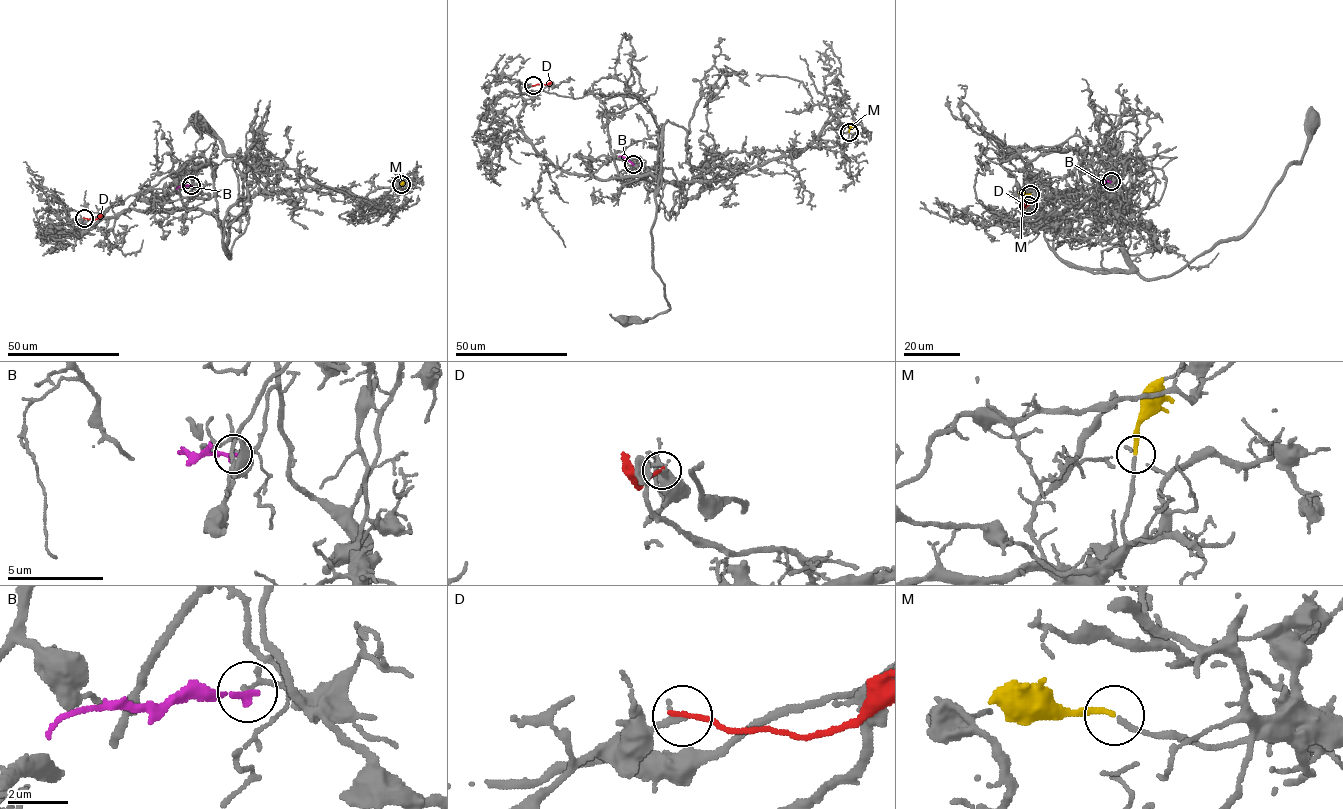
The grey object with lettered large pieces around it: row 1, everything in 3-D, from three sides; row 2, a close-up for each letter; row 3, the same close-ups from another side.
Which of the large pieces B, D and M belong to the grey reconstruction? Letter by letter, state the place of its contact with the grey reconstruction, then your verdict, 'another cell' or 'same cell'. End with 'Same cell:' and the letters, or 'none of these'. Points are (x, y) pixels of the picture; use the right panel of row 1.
B: (1111, 181) | another cell
D: (1028, 205) | another cell
M: (1030, 194) | same cell
Same cell: M

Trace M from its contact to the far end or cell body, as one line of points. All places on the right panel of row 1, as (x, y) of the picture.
M: (1030, 194), (1018, 193)

